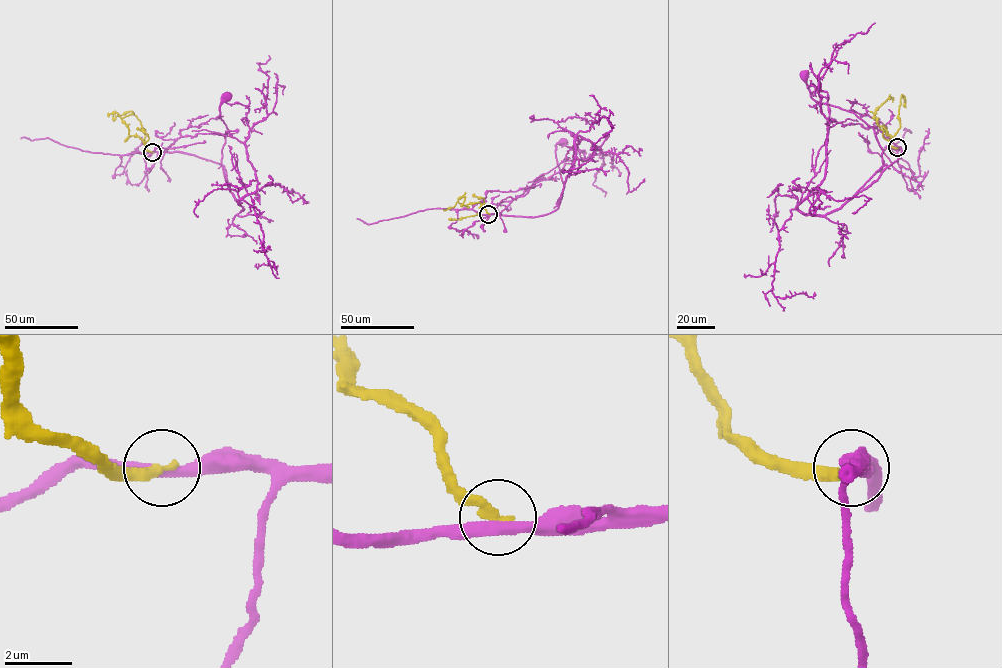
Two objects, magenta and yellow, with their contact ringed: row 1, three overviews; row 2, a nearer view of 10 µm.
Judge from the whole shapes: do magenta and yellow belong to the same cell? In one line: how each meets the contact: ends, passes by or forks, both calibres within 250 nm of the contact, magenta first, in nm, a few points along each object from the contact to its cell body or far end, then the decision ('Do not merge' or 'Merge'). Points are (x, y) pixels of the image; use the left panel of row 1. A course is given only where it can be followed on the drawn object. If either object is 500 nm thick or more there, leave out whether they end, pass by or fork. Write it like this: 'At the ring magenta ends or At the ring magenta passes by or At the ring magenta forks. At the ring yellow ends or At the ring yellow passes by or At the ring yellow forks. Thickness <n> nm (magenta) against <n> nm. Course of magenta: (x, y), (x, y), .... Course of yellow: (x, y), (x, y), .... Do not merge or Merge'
At the ring magenta passes by. At the ring yellow ends. Thickness 340 nm (magenta) against 320 nm. Course of magenta: (152, 152), (180, 152), (220, 163), (228, 186), (220, 164), (228, 129), (219, 117), (219, 106), (227, 95). Course of yellow: (152, 152), (147, 150), (138, 136), (127, 139), (128, 126), (117, 113), (108, 116). Do not merge

